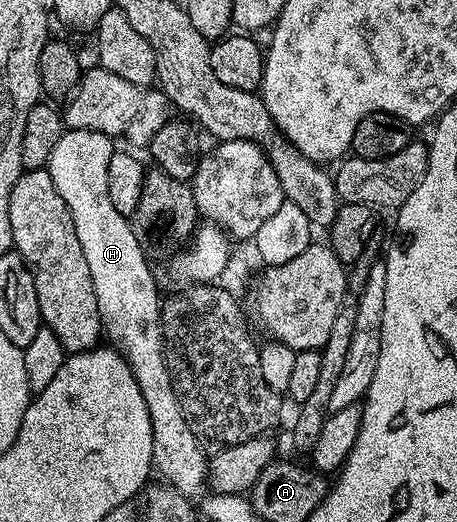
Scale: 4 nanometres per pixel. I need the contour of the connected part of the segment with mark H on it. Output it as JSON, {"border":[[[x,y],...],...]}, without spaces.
{"border":[[[70,129],[61,134],[59,143],[55,143],[55,151],[51,151],[47,168],[55,183],[55,191],[63,195],[63,203],[67,203],[67,211],[71,211],[75,235],[79,235],[79,247],[83,247],[87,267],[91,267],[91,283],[95,287],[95,299],[99,303],[99,315],[104,332],[114,341],[110,342],[131,367],[139,383],[139,391],[143,391],[143,399],[147,399],[156,472],[161,472],[165,476],[164,480],[174,485],[183,496],[197,499],[197,496],[207,489],[207,453],[201,450],[202,442],[185,417],[183,407],[175,395],[171,375],[167,371],[165,336],[161,330],[163,297],[162,294],[157,294],[157,281],[153,278],[153,269],[149,266],[148,259],[145,258],[146,246],[142,245],[135,235],[130,218],[119,215],[119,211],[115,211],[115,203],[111,203],[111,195],[107,195],[107,167],[111,164],[111,155],[114,152],[114,138],[90,129]]]}

